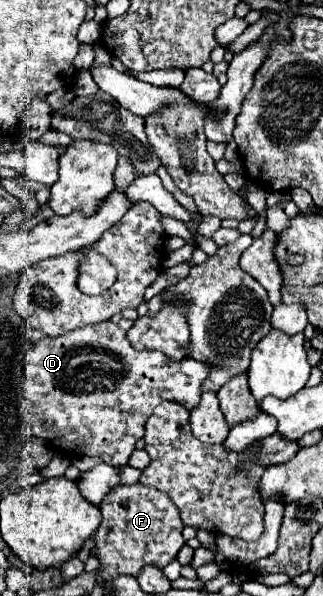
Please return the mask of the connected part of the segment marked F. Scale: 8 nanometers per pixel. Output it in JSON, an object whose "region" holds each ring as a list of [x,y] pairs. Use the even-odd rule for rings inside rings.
{"region":[[[144,484],[118,486],[102,500],[102,504],[98,504],[98,508],[102,512],[102,522],[94,534],[92,554],[100,562],[102,580],[112,580],[122,574],[138,576],[148,564],[164,568],[184,546],[180,512],[174,502],[156,488]]]}

